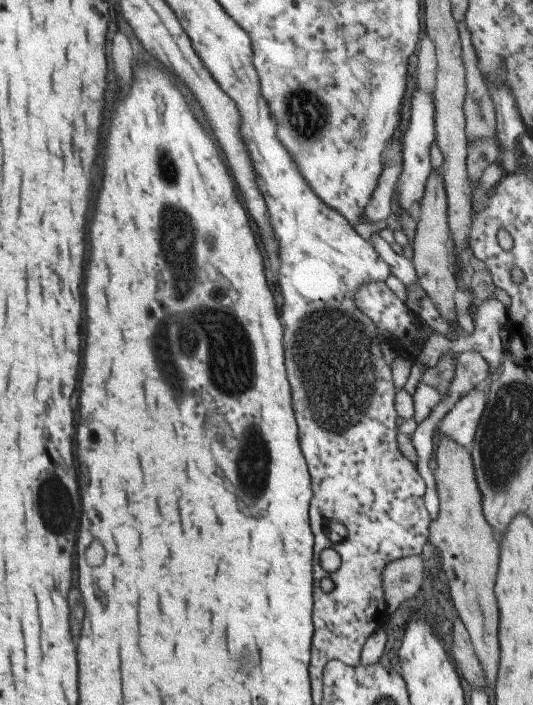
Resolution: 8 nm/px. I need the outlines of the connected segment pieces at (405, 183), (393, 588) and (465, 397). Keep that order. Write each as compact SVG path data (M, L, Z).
M417 88L417 92L413 94L413 100L411 100L411 118L409 118L409 128L407 132L403 134L403 144L401 144L402 152L402 167L398 178L397 184L397 197L398 205L402 212L407 216L410 214L409 207L413 202L419 202L423 194L424 184L427 177L430 175L432 169L429 164L429 146L434 139L434 106L425 93L420 92Z
M419 555L403 557L387 563L382 570L382 589L386 608L390 613L406 605L423 580L423 560Z
M471 388L457 399L453 408L443 414L436 428L438 434L445 435L458 445L469 448L485 405L485 392Z

